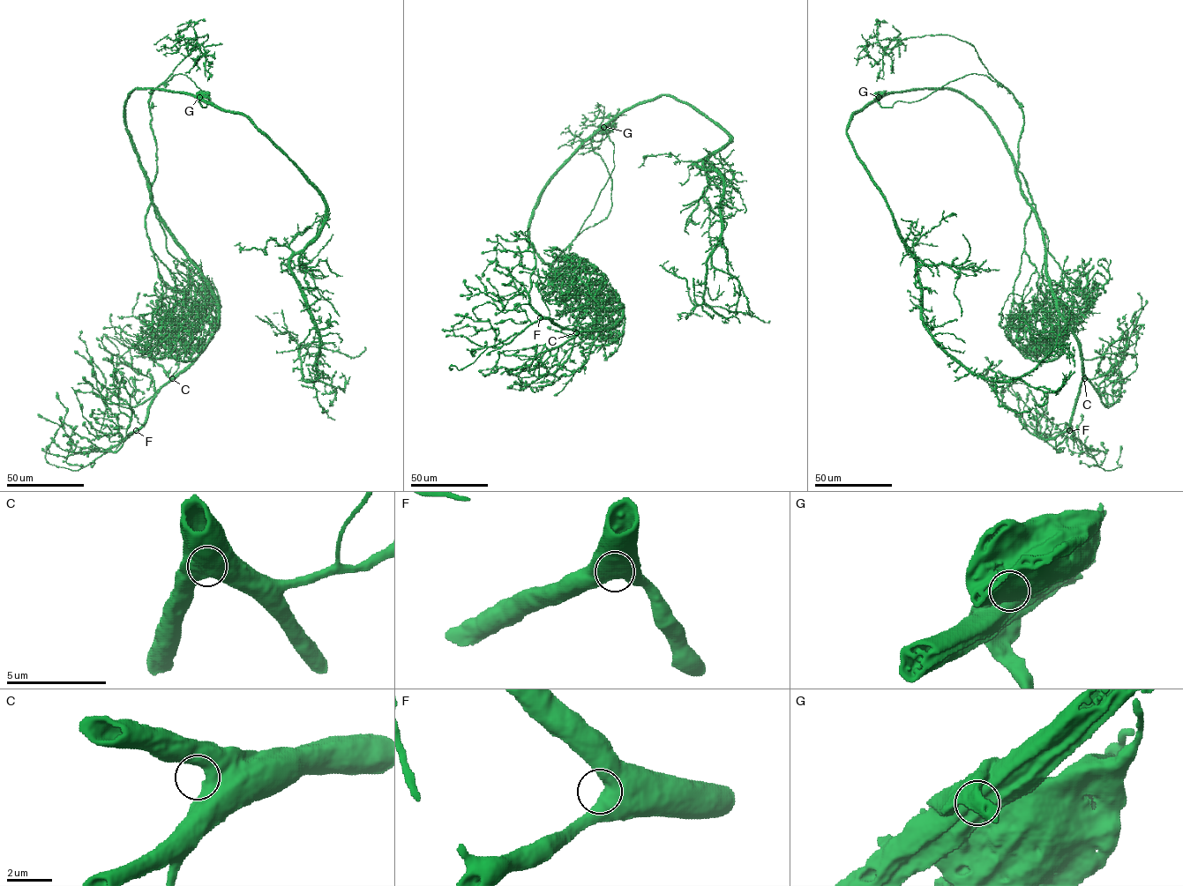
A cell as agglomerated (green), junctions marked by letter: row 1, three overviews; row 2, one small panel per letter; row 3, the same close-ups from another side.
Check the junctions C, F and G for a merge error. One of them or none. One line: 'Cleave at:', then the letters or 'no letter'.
Cleave at: G

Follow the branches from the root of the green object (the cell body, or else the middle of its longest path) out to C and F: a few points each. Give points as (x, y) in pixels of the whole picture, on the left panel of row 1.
C: (203, 94), (136, 89), (125, 107), (125, 129), (152, 204), (216, 302), (219, 327), (206, 346), (172, 378)
F: (203, 94), (136, 89), (125, 107), (152, 204), (219, 316), (206, 346), (160, 390), (136, 430)

